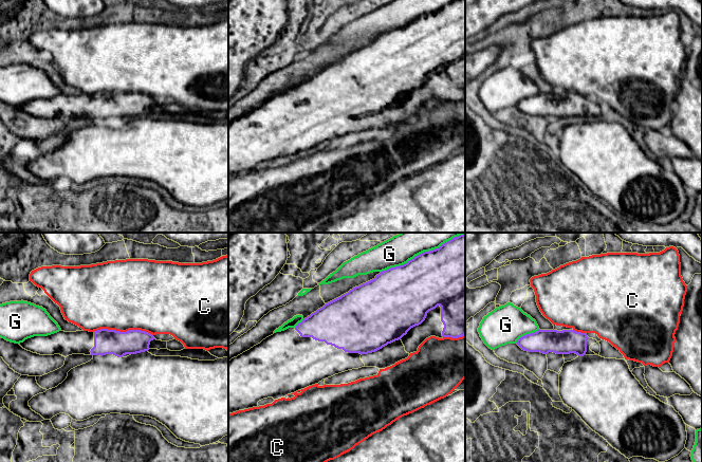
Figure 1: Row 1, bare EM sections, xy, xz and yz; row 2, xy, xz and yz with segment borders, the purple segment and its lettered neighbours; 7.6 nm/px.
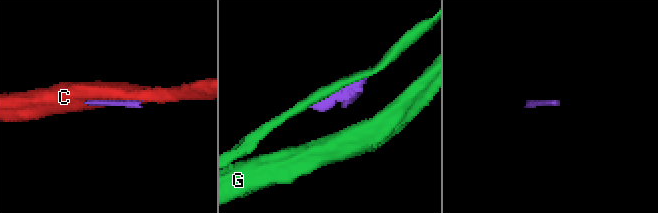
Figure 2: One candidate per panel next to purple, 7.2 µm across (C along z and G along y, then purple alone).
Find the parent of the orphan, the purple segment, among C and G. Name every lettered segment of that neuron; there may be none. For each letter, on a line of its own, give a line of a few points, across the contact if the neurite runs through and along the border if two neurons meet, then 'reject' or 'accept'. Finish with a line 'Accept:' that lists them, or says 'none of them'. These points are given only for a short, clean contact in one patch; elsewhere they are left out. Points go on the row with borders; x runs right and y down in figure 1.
C: reject
G: reject
Accept: none of them

